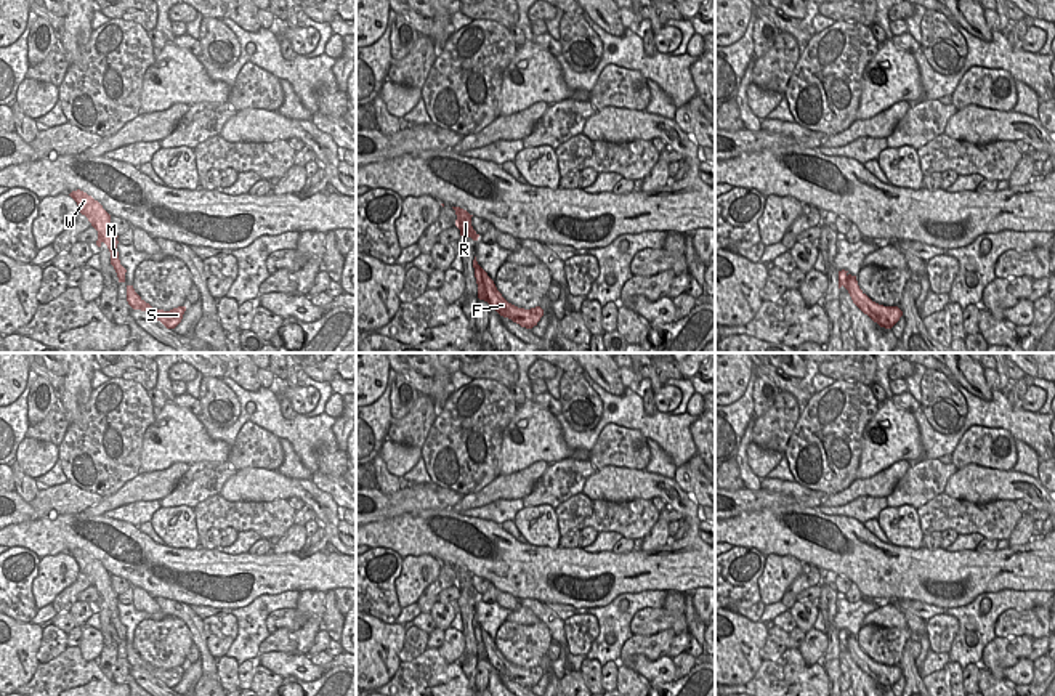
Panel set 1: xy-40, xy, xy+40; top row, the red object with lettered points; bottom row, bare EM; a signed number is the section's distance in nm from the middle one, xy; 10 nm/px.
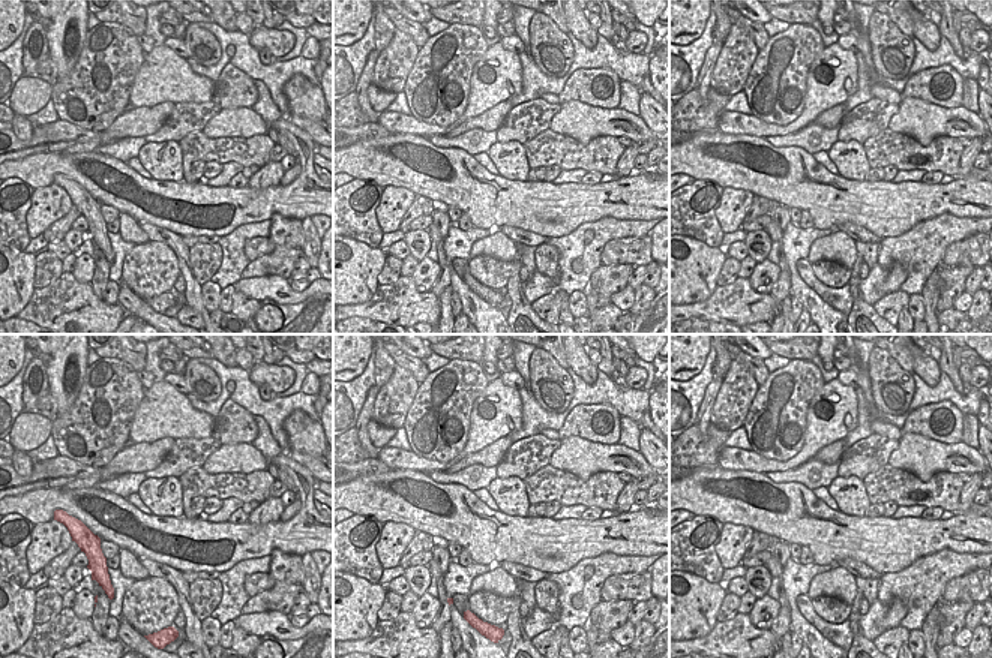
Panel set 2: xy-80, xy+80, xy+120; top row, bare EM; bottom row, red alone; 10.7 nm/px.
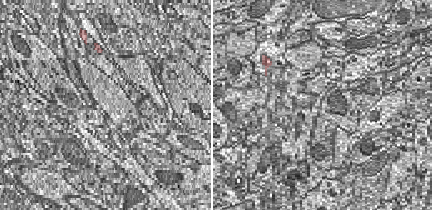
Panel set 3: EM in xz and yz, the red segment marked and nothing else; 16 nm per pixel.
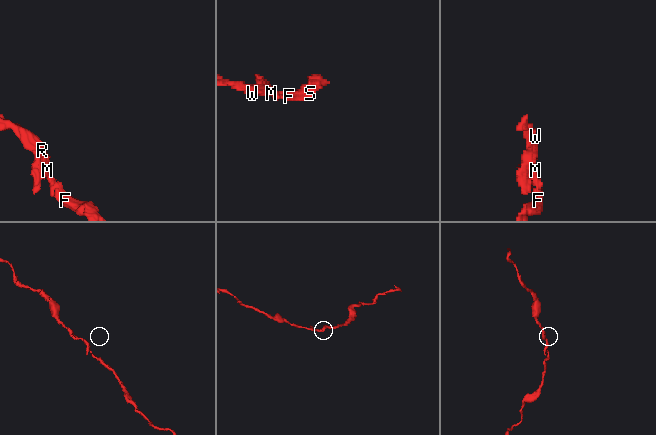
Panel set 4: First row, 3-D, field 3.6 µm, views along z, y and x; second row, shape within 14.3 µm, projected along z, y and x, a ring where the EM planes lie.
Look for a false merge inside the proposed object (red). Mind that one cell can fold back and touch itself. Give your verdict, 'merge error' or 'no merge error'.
no merge error

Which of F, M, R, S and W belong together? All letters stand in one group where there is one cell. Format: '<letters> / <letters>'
F M R S W

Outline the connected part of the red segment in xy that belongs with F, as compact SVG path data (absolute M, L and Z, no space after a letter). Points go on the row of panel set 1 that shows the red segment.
M476 257L473 260L475 277L478 284L478 298L487 301L500 316L511 319L521 327L532 329L537 326L544 316L540 306L524 310L508 303L502 293L497 290L494 281L487 273L478 265Z

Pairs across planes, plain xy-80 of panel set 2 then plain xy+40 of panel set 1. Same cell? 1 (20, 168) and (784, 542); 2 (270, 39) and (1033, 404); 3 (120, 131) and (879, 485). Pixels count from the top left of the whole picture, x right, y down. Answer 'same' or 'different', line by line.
1: same
2: same
3: same

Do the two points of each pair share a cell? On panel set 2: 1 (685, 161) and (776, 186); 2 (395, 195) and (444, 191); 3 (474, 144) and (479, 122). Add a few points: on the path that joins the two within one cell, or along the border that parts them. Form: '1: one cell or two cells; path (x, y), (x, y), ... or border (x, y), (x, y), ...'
1: one cell; path (707, 161), (724, 161), (754, 173)
2: two cells; border (384, 186), (404, 186), (416, 194)
3: two cells; border (496, 129), (468, 129), (453, 137), (443, 135)

